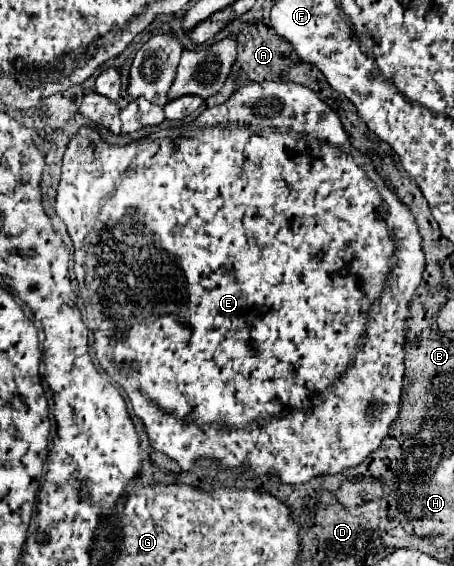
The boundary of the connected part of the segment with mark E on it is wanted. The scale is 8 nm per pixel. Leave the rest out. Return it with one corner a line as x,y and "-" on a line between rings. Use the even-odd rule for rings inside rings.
248,83
248,85
240,87
238,91
234,91
232,97
230,97
226,103
206,109
206,111
196,119
196,127
204,127
204,129
194,131
192,137
174,137
174,139
164,137
164,139
160,139
160,137
152,137
152,135
150,135
150,137
146,137
146,139
140,139
140,141
134,141
134,143
122,145
122,147
118,147
118,145
108,145
108,143
104,143
104,141
100,141
100,139
98,139
98,133
96,133
94,129
86,129
86,127
84,127
84,129
80,129
80,133
70,141
70,145
68,145
68,149
66,149
64,163
62,163
62,181
60,181
58,197
56,197
56,217
52,218
52,226
62,237
64,244
67,245
70,252
68,275
70,275
70,282
74,293
76,293
76,306
80,309
81,319
86,323
86,327
88,327
88,331
90,331
90,335
88,335
88,339
90,339
88,351
93,351
88,352
90,353
90,359
92,359
96,370
100,373
107,374
110,381
114,383
114,387
118,389
118,393
122,395
126,403
129,415
140,417
139,419
144,421
146,433
148,433
148,439
150,439
150,445
152,445
156,451
162,451
162,453
166,453
168,457
172,457
174,461
178,461
178,465
180,465
184,471
190,471
194,459
198,459
198,457
214,457
214,459
218,459
224,467
230,467
230,469
236,469
238,465
248,463
250,471
248,471
246,479
256,477
256,475
264,475
264,473
276,473
276,475
280,475
282,483
306,483
306,481
310,481
310,479
316,477
316,475
340,473
340,471
346,469
346,467
356,467
356,465
362,463
372,451
378,449
380,441
386,437
386,433
388,433
388,429
390,429
390,423
396,419
398,407
400,407
400,391
402,391
402,381
404,381
404,353
406,353
406,345
404,345
404,341
406,341
406,329
404,329
404,323
406,323
406,319
408,319
408,303
410,303
410,299
412,299
416,287
420,285
422,273
424,273
422,237
420,237
420,233
418,233
416,219
412,217
412,213
408,211
408,207
404,207
404,205
398,201
398,197
396,197
390,189
386,189
384,179
376,179
374,183
372,183
372,179
368,181
368,177
364,175
362,167
358,167
356,163
360,163
360,165
372,165
370,159
368,159
368,157
360,157
360,155
354,151
354,147
352,147
350,141
348,141
346,131
342,129
340,117
338,117
324,101
320,101
318,95
316,95
312,89
308,89
308,87
304,87
304,85
296,85
296,83
-
264,127
272,127
272,129
280,129
280,131
290,131
290,133
294,133
296,137
292,137
290,133
266,131
-
384,203
388,205
388,213
392,213
392,215
398,219
402,231
396,229
396,225
386,225
388,213
386,213
386,205
384,205
-
392,253
394,253
394,257
396,257
396,263
392,263
392,275
388,275
388,273
390,273
388,261
392,259
-
366,313
368,313
368,337
364,337
-
320,389
326,389
326,391
320,393
320,401
316,401
316,405
312,405
312,399
318,395
-
222,425
232,425
232,427
244,427
244,425
246,425
246,427
244,427
244,429
228,429
228,431
226,431
226,427
222,427

